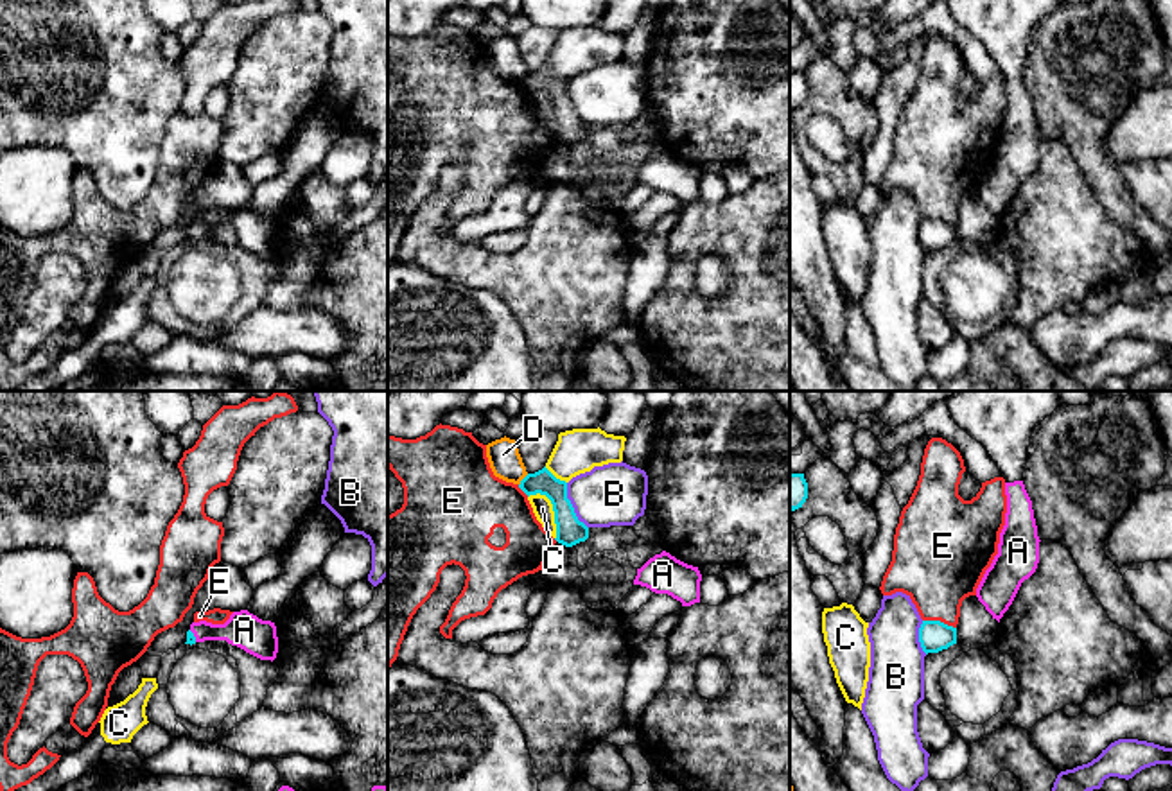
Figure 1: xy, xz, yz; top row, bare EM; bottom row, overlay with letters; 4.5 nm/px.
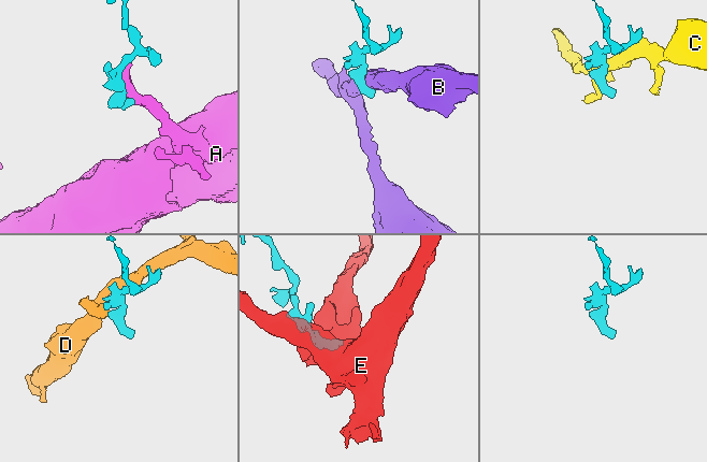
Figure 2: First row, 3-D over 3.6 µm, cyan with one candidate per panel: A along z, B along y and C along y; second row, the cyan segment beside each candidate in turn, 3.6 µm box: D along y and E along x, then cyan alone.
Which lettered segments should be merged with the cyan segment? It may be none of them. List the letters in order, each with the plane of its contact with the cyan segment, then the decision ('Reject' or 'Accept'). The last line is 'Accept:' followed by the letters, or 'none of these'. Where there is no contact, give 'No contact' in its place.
A: Touches cyan in xy. Accept
B: Touches cyan in xz. Reject
C: Touches cyan in xz. Reject
D: Touches cyan in xz. Reject
E: Touches cyan in yz. Reject
Accept: A

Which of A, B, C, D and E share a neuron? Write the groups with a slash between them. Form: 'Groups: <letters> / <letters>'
Groups: A / B / C / D / E

